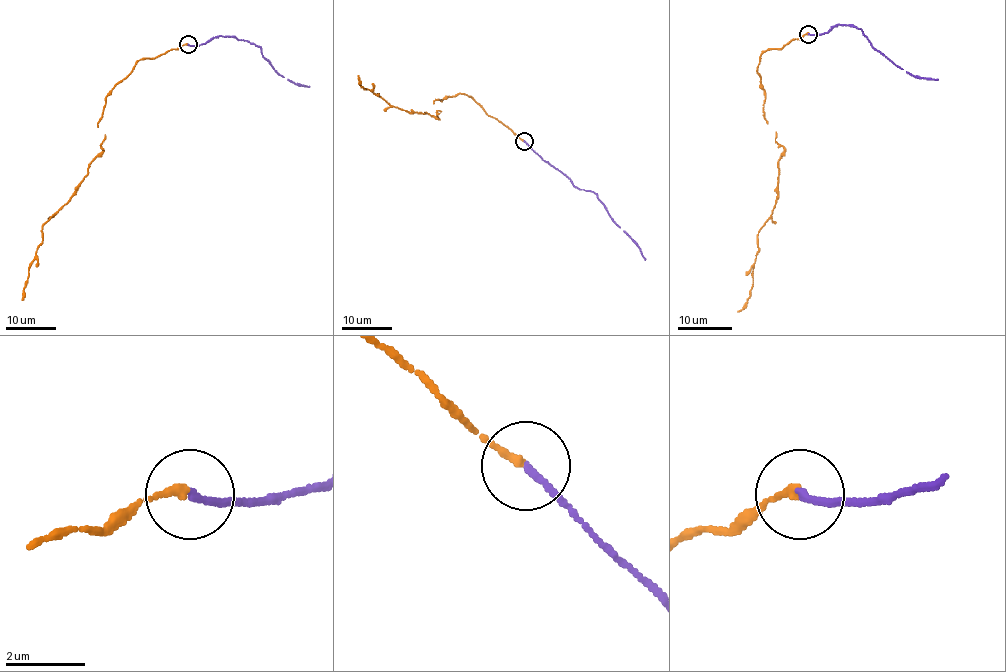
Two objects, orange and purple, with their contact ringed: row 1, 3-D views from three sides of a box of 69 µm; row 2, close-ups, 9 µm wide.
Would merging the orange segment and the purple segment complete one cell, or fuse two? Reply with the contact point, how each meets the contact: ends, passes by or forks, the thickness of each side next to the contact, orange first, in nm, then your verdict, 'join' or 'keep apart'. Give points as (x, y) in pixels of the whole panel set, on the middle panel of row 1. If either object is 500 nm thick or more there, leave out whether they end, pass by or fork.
at (524, 141); orange ends there; purple ends there; 200 nm thick on the orange side, 180 nm on the other; join

